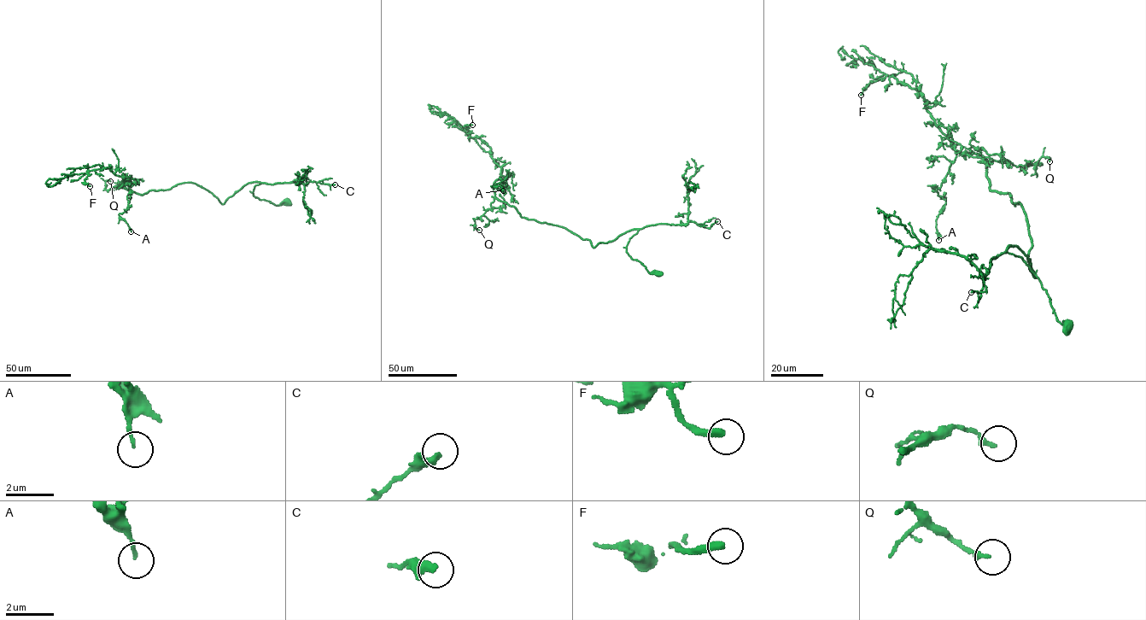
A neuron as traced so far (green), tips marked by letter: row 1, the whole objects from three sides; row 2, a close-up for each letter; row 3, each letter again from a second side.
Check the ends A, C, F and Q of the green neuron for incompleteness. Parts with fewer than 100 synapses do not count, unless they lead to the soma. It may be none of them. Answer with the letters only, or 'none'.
none

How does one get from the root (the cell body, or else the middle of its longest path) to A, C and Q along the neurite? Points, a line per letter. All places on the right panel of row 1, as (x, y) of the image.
A: (1067, 327), (1007, 251), (1017, 247), (1036, 277), (1020, 203), (991, 190), (982, 155), (952, 145), (938, 240)
C: (1067, 327), (1056, 318), (1038, 278), (1012, 254), (991, 259), (986, 274), (980, 275), (985, 291), (971, 292)
Q: (1067, 327), (1007, 251), (1017, 247), (1036, 277), (1022, 206), (991, 190), (984, 160), (1049, 161)

